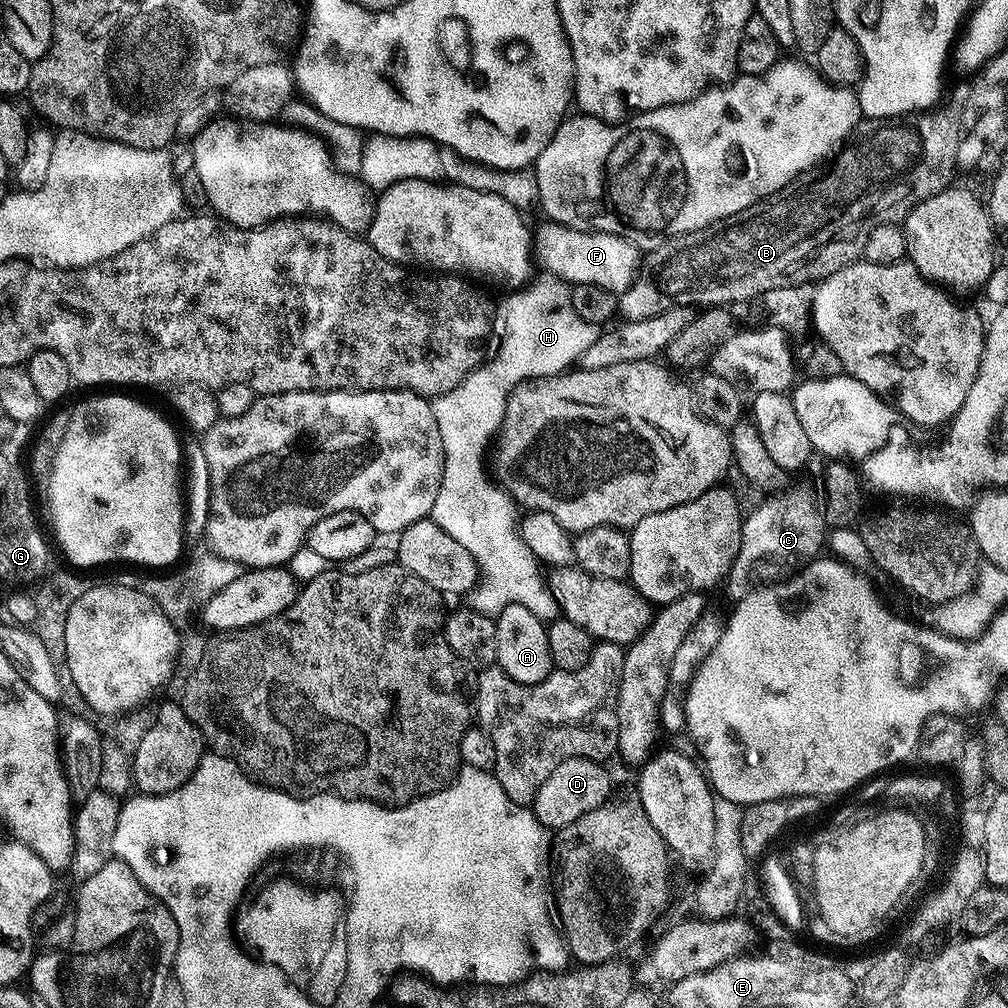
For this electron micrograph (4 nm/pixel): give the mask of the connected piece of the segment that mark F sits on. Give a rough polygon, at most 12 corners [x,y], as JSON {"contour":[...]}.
{"contour":[[534,228],[549,277],[623,294],[641,249],[609,232]]}

